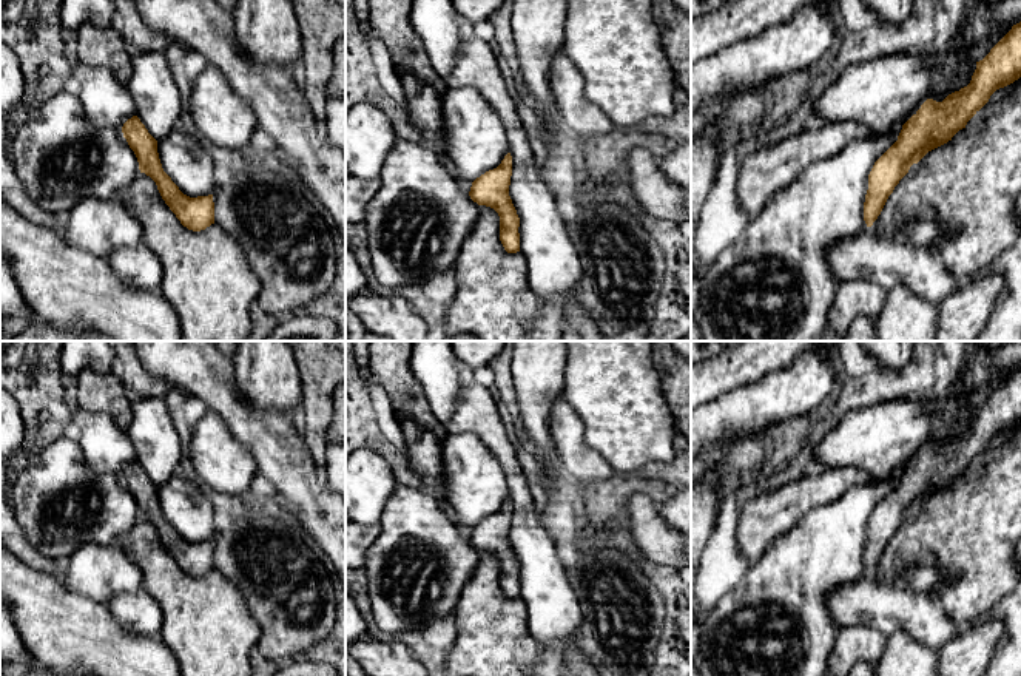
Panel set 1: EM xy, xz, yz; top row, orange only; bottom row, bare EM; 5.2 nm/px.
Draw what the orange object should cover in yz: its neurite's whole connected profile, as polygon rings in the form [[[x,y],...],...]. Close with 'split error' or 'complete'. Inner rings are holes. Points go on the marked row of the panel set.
[[[1021,22],[979,62],[967,86],[942,102],[927,99],[902,125],[898,140],[874,162],[864,202],[867,227],[881,215],[899,181],[928,151],[947,144],[989,102],[990,96],[1021,77]]]; complete

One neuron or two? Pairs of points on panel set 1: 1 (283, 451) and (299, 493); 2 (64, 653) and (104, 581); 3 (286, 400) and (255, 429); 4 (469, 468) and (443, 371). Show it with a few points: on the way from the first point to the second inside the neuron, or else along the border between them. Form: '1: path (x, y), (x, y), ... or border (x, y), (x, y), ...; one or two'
1: path (286, 462), (298, 482); one
2: border (64, 584), (107, 605); two
3: border (242, 394), (253, 409), (276, 411), (290, 417); two
4: border (448, 432), (472, 432), (491, 454); two

